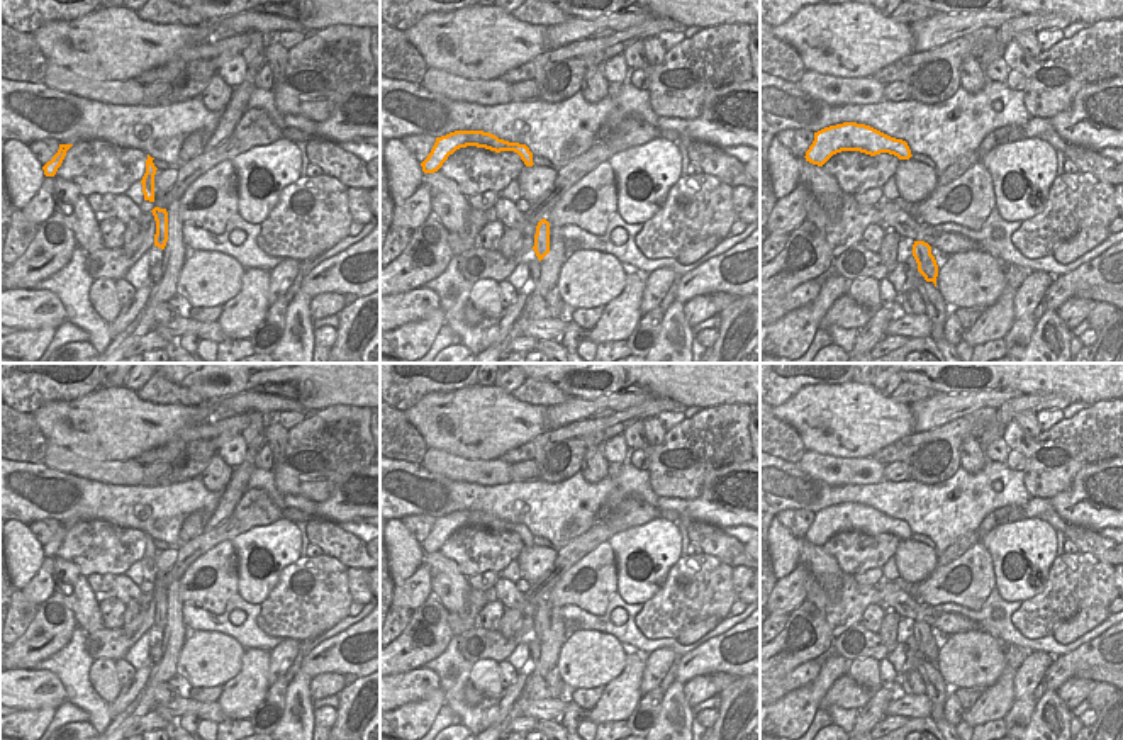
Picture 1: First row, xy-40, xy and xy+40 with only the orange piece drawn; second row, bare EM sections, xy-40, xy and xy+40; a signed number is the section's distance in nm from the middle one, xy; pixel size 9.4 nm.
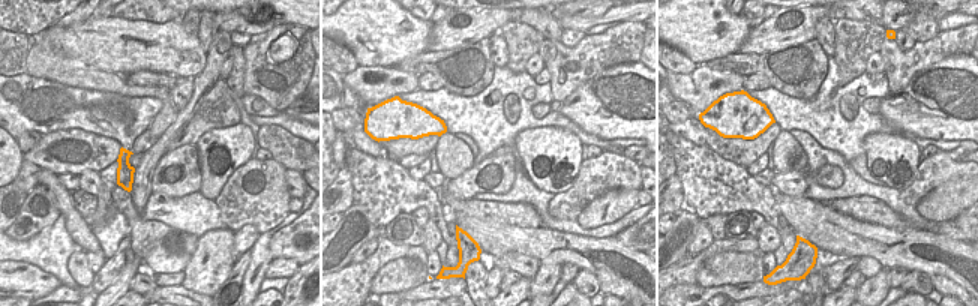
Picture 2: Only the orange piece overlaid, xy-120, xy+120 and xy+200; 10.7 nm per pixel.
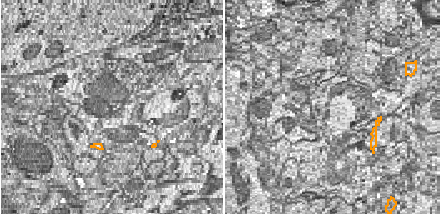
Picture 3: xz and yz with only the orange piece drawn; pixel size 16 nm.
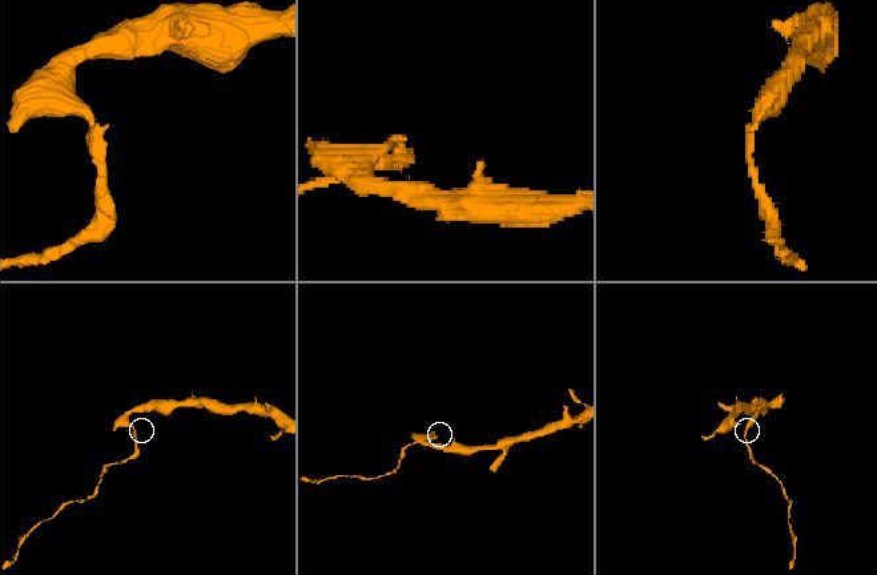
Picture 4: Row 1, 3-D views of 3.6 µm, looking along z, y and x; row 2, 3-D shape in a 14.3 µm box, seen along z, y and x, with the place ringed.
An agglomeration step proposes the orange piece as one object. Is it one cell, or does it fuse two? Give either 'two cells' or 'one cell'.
two cells

